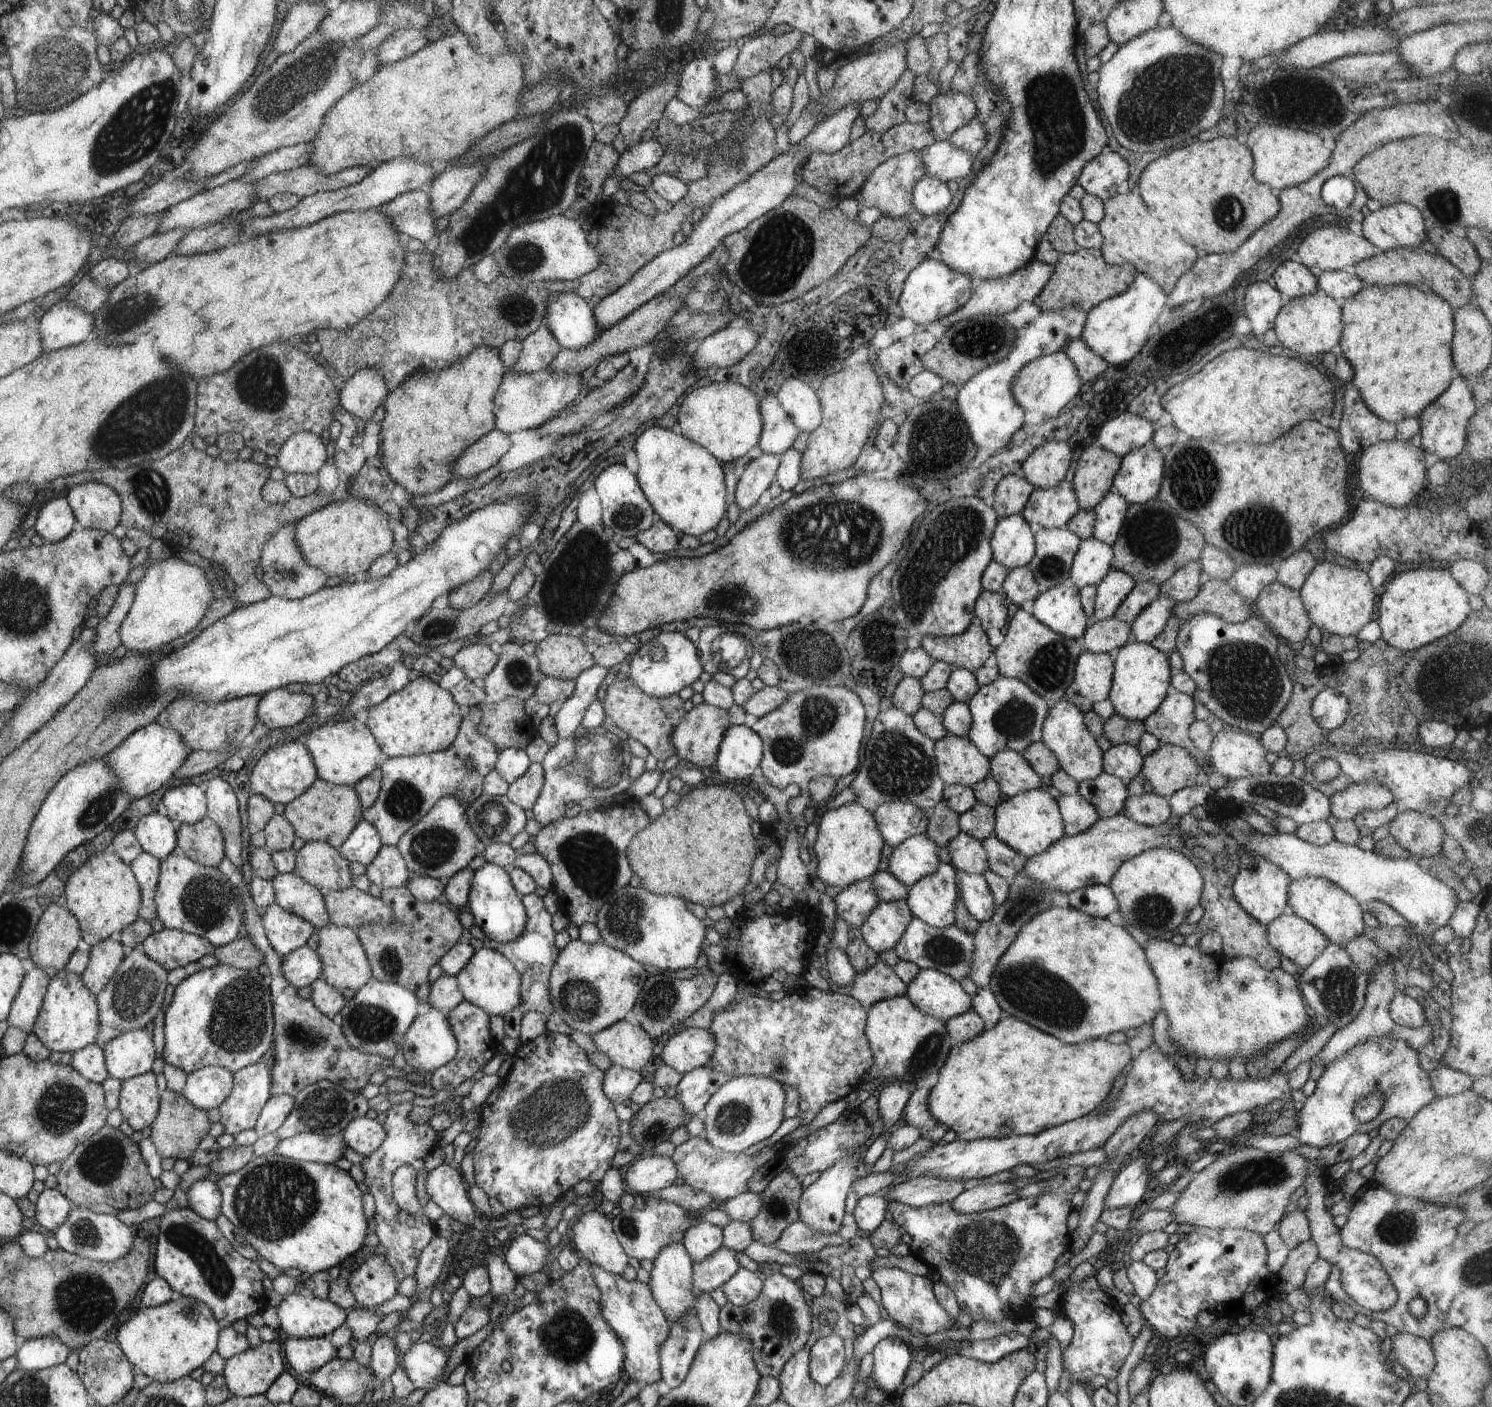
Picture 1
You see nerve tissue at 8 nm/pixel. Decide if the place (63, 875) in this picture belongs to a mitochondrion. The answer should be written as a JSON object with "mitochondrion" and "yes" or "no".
{"mitochondrion":"no"}

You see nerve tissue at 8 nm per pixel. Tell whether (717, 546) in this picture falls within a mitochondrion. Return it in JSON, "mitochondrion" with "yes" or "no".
{"mitochondrion":"no"}

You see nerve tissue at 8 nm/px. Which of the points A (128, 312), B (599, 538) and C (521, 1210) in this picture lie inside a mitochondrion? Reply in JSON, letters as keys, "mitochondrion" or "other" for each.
{"A":"mitochondrion","B":"mitochondrion","C":"other"}

